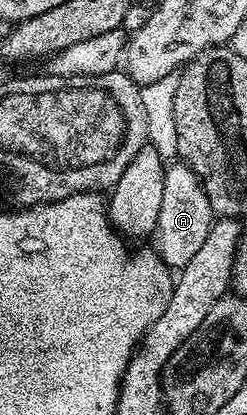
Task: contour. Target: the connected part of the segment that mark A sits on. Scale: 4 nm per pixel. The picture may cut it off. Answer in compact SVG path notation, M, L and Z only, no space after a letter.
M171 164L166 167L163 176L163 191L161 192L161 212L157 227L157 249L162 261L171 268L181 268L193 260L205 244L205 236L209 236L213 215L211 205L203 191L200 182L191 167L186 164Z

